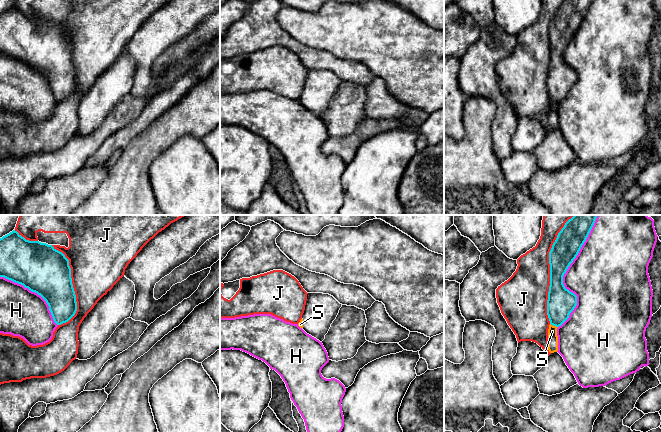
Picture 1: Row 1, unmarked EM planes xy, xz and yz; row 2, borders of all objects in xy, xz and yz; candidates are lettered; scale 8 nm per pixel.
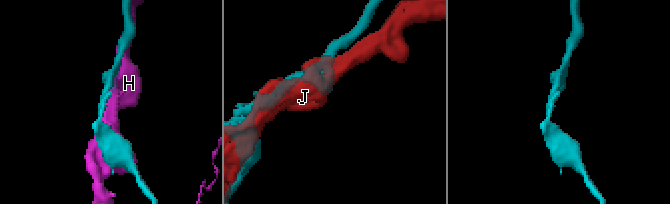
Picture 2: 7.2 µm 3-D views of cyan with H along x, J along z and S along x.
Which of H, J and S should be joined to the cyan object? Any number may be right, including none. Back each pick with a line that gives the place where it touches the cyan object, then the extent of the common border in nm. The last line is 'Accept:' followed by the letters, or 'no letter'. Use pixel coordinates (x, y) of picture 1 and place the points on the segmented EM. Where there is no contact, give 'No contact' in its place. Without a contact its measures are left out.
Accept: no letter

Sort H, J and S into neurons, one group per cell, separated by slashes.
H / J / S

